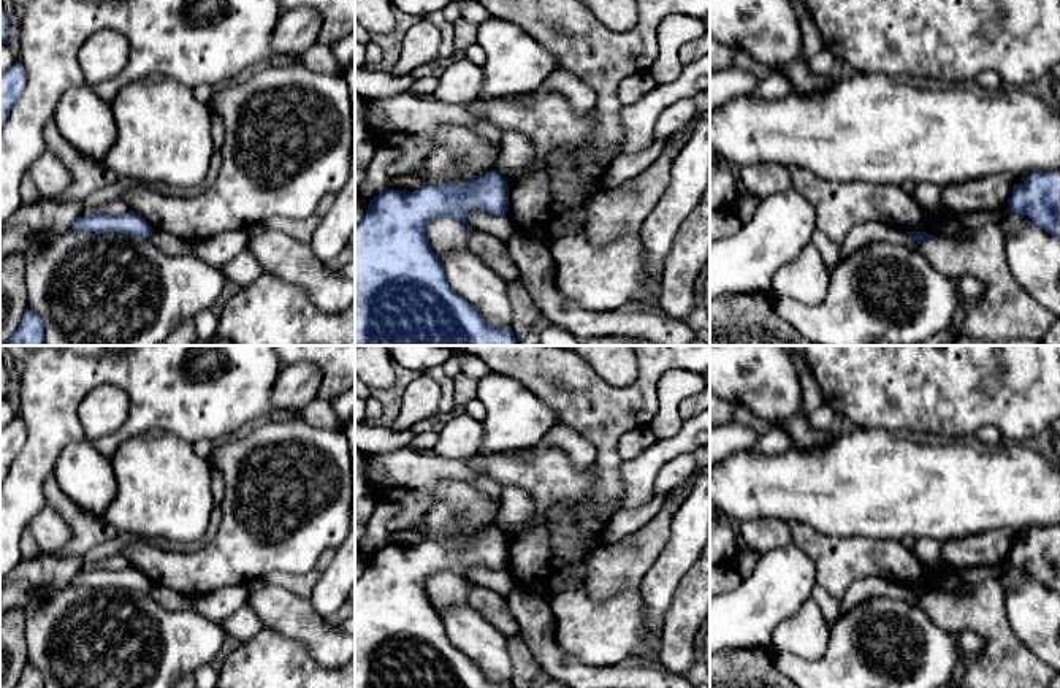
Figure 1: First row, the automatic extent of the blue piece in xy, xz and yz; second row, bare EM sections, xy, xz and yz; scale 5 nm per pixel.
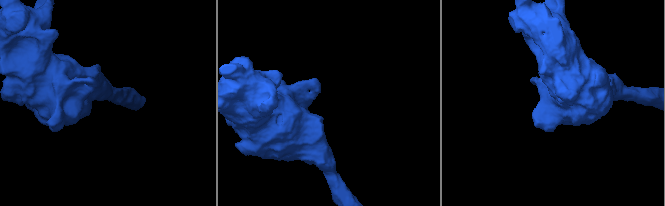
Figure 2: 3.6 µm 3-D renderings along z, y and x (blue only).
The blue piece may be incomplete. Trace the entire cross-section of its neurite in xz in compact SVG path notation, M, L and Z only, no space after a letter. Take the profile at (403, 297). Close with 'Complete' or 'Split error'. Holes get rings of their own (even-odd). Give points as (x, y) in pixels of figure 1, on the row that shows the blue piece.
M496 170L466 182L421 185L414 192L385 189L369 201L366 216L355 225L355 346L518 346L512 327L488 325L475 306L450 287L440 258L429 246L429 222L452 217L469 231L472 206L491 216L507 214L509 184Z. Complete

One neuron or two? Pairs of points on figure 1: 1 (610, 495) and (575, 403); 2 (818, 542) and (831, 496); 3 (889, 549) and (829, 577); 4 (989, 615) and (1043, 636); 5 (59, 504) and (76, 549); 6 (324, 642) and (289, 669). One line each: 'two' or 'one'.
1: one
2: two
3: one
4: two
5: one
6: two

